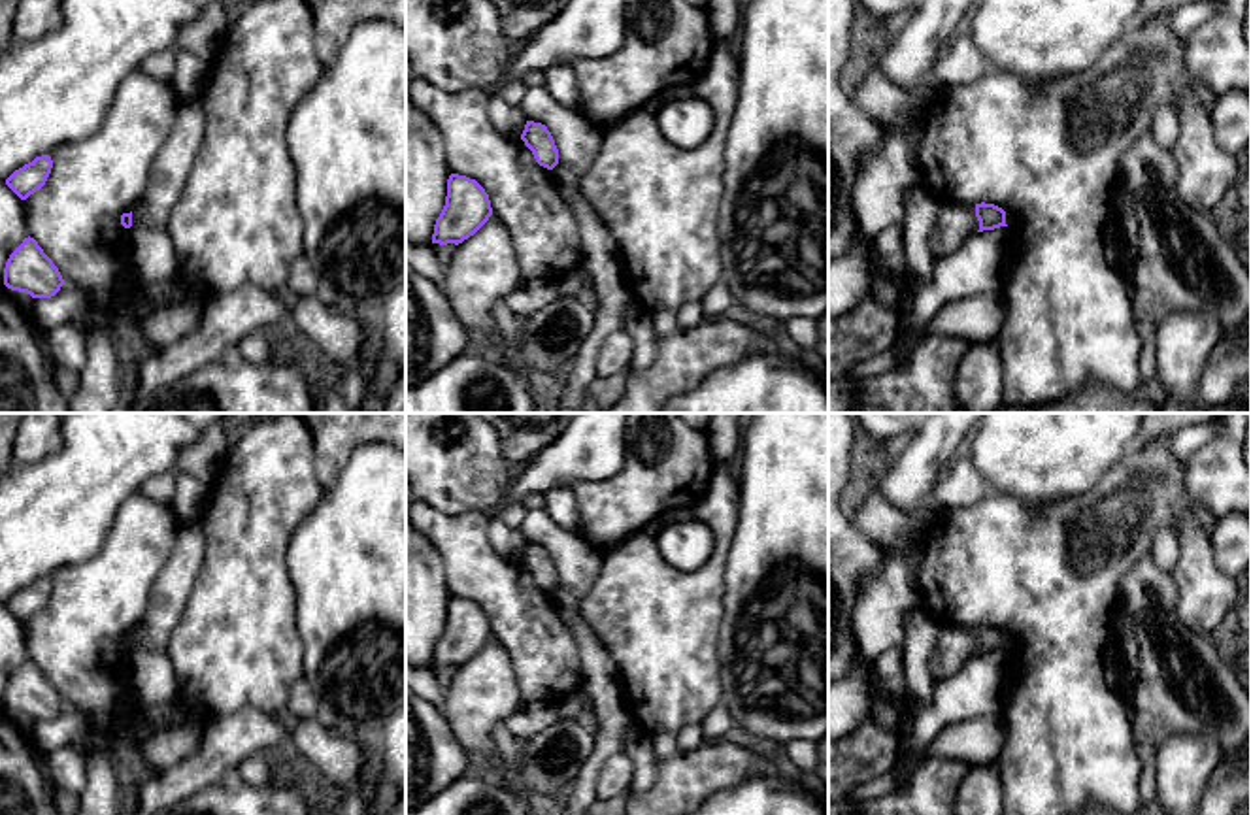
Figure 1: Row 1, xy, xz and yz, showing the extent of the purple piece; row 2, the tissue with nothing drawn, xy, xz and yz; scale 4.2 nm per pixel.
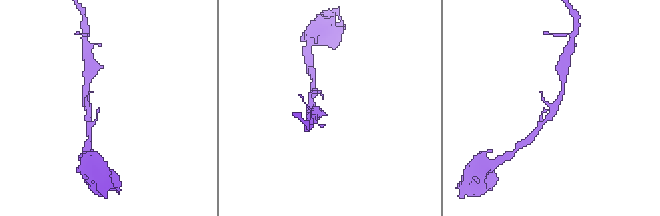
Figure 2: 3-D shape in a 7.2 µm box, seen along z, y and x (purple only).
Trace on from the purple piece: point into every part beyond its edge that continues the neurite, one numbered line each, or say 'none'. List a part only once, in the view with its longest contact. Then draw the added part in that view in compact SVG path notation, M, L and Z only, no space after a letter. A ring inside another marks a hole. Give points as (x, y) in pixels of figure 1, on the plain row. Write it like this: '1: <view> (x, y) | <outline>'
none

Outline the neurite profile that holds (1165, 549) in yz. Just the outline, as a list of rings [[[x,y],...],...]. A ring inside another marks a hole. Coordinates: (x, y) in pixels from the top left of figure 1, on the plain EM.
[[[1160,528],[1155,534],[1153,545],[1151,545],[1151,557],[1162,572],[1172,574],[1179,558],[1179,545],[1172,530]]]

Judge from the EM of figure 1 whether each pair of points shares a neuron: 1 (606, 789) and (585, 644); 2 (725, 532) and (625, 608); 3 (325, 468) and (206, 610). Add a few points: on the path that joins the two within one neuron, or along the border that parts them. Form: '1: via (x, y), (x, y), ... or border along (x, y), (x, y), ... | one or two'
1: border along (621, 749), (602, 765), (595, 795) | two
2: via (716, 563), (672, 608), (655, 608) | one
3: border along (310, 434), (314, 474), (325, 489) | two

